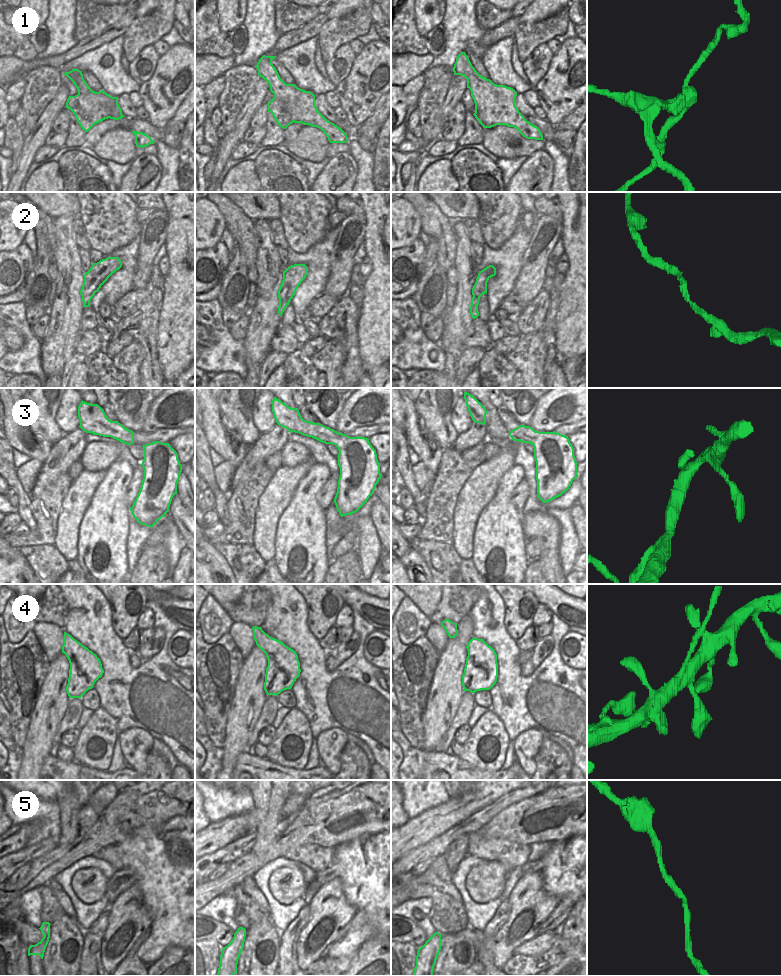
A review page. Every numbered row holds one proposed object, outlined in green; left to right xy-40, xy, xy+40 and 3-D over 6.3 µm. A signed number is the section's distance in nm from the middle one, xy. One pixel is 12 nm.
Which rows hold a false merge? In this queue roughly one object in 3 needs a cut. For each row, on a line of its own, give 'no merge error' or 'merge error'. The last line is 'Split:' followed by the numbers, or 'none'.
1: merge error
2: no merge error
3: no merge error
4: merge error
5: no merge error
Split: 1, 4

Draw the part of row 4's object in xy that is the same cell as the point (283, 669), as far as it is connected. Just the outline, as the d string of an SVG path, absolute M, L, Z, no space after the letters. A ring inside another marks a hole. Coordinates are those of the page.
M264 631L257 633L254 640L268 659L264 682L267 696L278 696L282 691L291 689L301 672L297 653Z

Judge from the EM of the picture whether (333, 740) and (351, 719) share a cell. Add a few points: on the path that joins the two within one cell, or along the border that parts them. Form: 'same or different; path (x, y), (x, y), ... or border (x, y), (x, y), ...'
different; border (346, 733), (332, 727), (319, 734)

